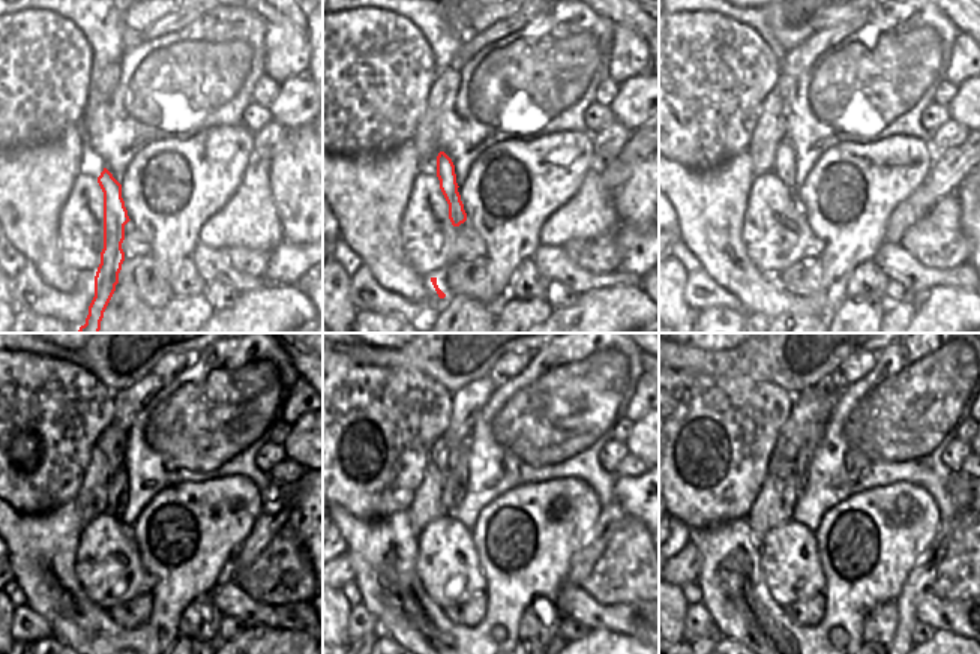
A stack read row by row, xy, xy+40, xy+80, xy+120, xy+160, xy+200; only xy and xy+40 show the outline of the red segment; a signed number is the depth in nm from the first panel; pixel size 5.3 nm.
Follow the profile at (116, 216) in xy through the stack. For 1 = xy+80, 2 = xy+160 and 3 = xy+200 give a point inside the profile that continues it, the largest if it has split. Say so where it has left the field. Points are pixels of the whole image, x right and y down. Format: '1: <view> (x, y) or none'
1: xy+80 (785, 165)
2: xy+160 (459, 476)
3: xy+200 (800, 477)

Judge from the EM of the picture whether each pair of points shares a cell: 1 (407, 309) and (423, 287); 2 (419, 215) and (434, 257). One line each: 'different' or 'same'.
1: different
2: same

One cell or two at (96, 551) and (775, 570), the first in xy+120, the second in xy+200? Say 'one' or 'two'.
one

